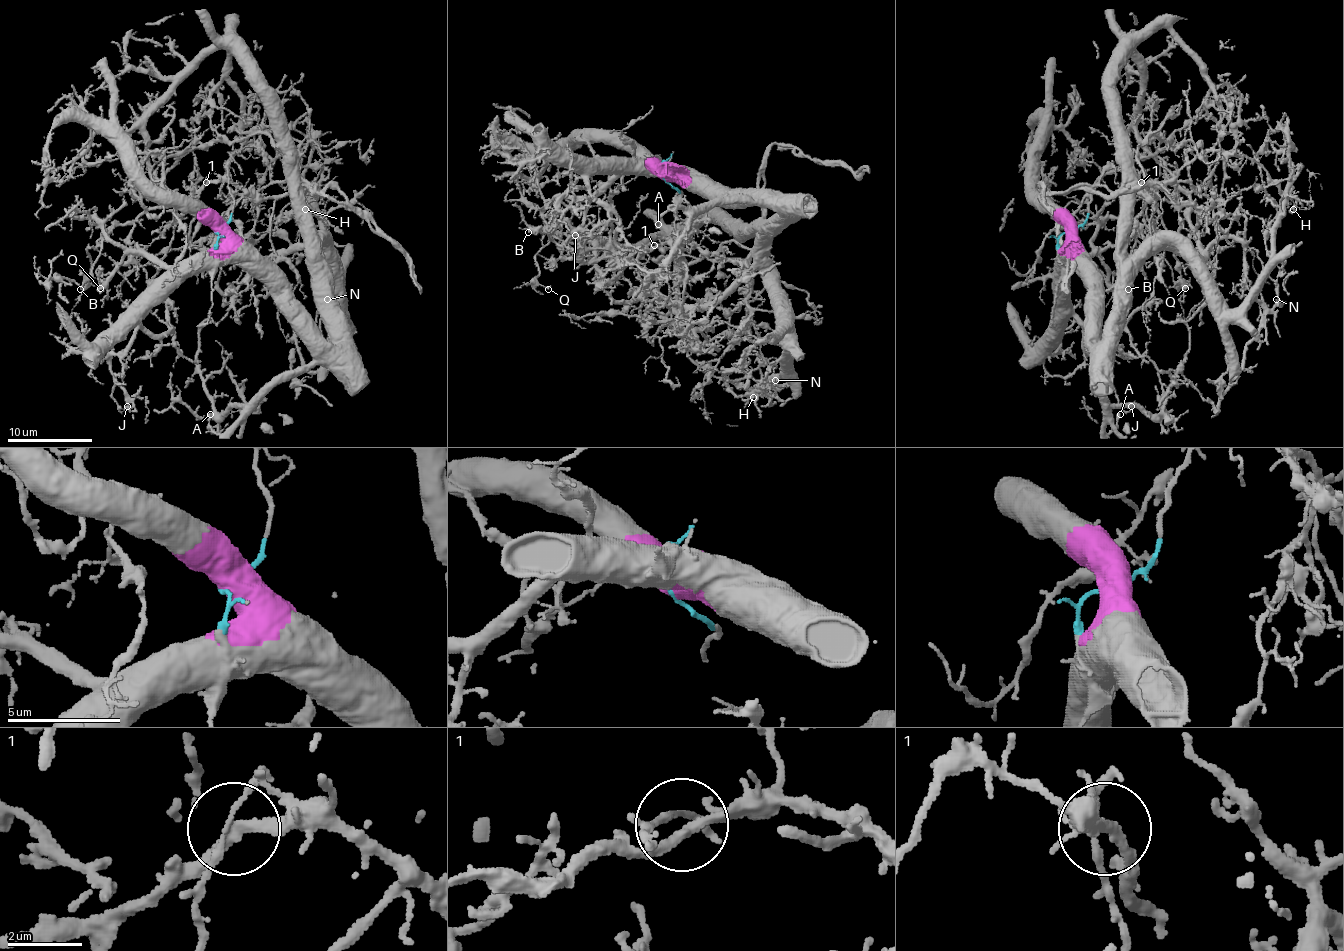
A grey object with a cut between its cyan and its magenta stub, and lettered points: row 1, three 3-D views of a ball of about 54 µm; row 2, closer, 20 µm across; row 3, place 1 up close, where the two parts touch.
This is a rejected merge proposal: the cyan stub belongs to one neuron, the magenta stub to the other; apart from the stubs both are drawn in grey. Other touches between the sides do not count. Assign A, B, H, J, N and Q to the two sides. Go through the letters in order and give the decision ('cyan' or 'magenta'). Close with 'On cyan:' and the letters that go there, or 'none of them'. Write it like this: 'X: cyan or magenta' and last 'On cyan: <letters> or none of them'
A: magenta
B: cyan
H: magenta
J: magenta
N: magenta
Q: cyan
On cyan: B, Q

